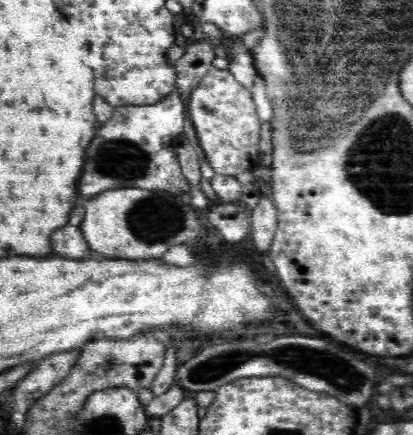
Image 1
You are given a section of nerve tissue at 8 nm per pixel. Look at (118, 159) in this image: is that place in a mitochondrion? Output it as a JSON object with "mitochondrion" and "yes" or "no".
{"mitochondrion":"yes"}

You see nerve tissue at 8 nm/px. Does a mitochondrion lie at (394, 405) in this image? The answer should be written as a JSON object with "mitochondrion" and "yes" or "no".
{"mitochondrion":"no"}

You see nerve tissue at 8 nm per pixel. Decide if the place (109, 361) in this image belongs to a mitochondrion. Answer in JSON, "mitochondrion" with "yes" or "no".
{"mitochondrion":"yes"}

